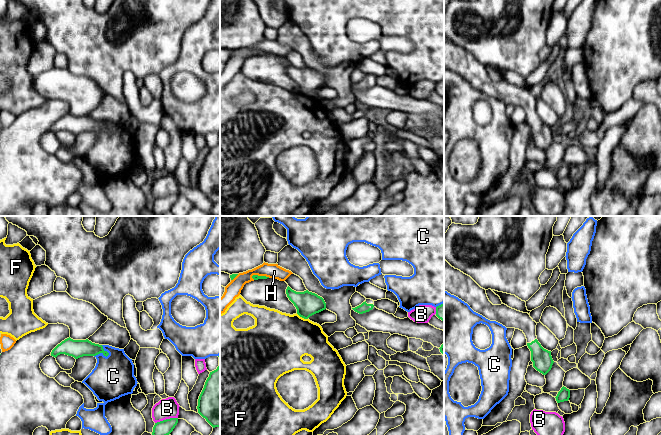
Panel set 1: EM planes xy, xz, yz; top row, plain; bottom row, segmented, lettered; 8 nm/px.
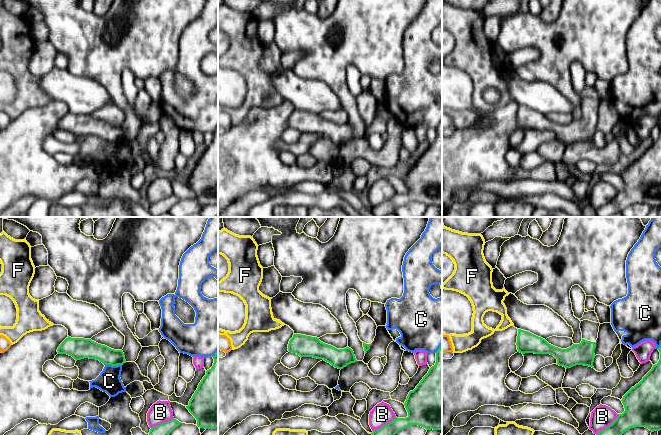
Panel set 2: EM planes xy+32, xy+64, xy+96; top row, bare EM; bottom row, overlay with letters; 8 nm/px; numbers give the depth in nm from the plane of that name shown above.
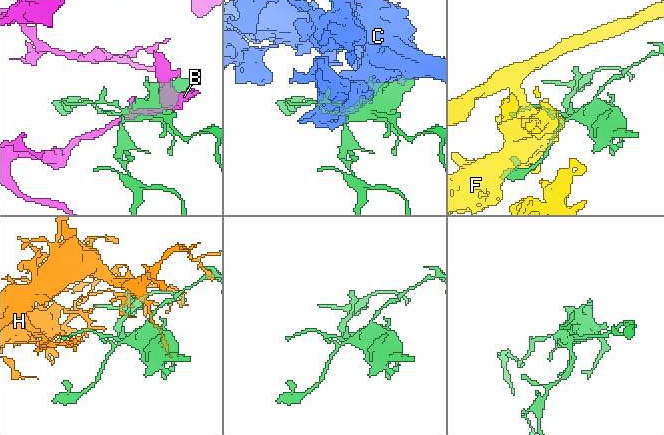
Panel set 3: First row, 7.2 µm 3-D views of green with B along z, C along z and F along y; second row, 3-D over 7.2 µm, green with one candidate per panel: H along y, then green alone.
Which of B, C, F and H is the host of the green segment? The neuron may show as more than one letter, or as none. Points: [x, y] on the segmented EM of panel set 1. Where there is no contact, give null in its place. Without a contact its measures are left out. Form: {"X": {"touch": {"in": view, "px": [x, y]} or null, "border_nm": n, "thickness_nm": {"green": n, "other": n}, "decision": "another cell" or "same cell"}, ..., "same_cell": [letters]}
{"B": {"touch": {"in": "xy", "px": [166, 419]}, "border_nm": 190, "thickness_nm": {"green": 120, "other": 160}, "decision": "another cell"}, "C": {"touch": {"in": "xy", "px": [101, 352]}, "border_nm": 130, "thickness_nm": {"green": 140, "other": 340}, "decision": "another cell"}, "F": {"touch": {"in": "xz", "px": [302, 317]}, "border_nm": 110, "thickness_nm": {"green": 190, "other": 440}, "decision": "another cell"}, "H": {"touch": {"in": "xz", "px": [260, 276]}, "border_nm": 150, "thickness_nm": {"green": 50, "other": 120}, "decision": "another cell"}, "same_cell": []}

